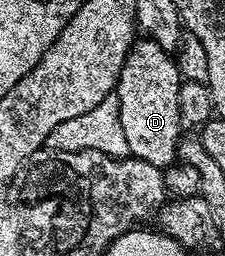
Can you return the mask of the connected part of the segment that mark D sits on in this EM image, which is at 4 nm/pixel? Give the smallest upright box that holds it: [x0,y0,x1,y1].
[115,37,183,168]

